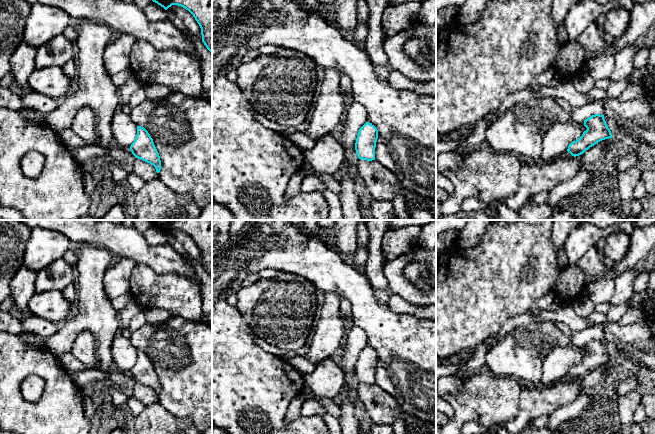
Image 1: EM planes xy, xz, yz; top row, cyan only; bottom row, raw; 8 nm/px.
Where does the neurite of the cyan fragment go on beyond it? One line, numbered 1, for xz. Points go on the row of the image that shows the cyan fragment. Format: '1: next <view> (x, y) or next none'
1: next none

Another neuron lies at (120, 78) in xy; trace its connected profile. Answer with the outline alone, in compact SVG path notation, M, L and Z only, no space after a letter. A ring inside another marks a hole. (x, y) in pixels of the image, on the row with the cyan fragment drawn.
M130 70L126 71L120 71L116 73L115 75L111 76L111 80L114 83L114 85L119 88L121 87L127 80L128 78L132 75Z

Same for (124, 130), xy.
M118 109L113 116L111 129L115 146L130 149L137 135L137 125L130 115Z

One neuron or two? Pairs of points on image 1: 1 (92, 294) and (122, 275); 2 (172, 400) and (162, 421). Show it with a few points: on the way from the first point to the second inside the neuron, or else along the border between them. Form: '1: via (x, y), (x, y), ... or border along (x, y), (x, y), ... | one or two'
1: border along (108, 267), (103, 279), (103, 289), (110, 300) | two
2: border along (157, 401), (172, 414), (182, 418), (189, 418) | two

